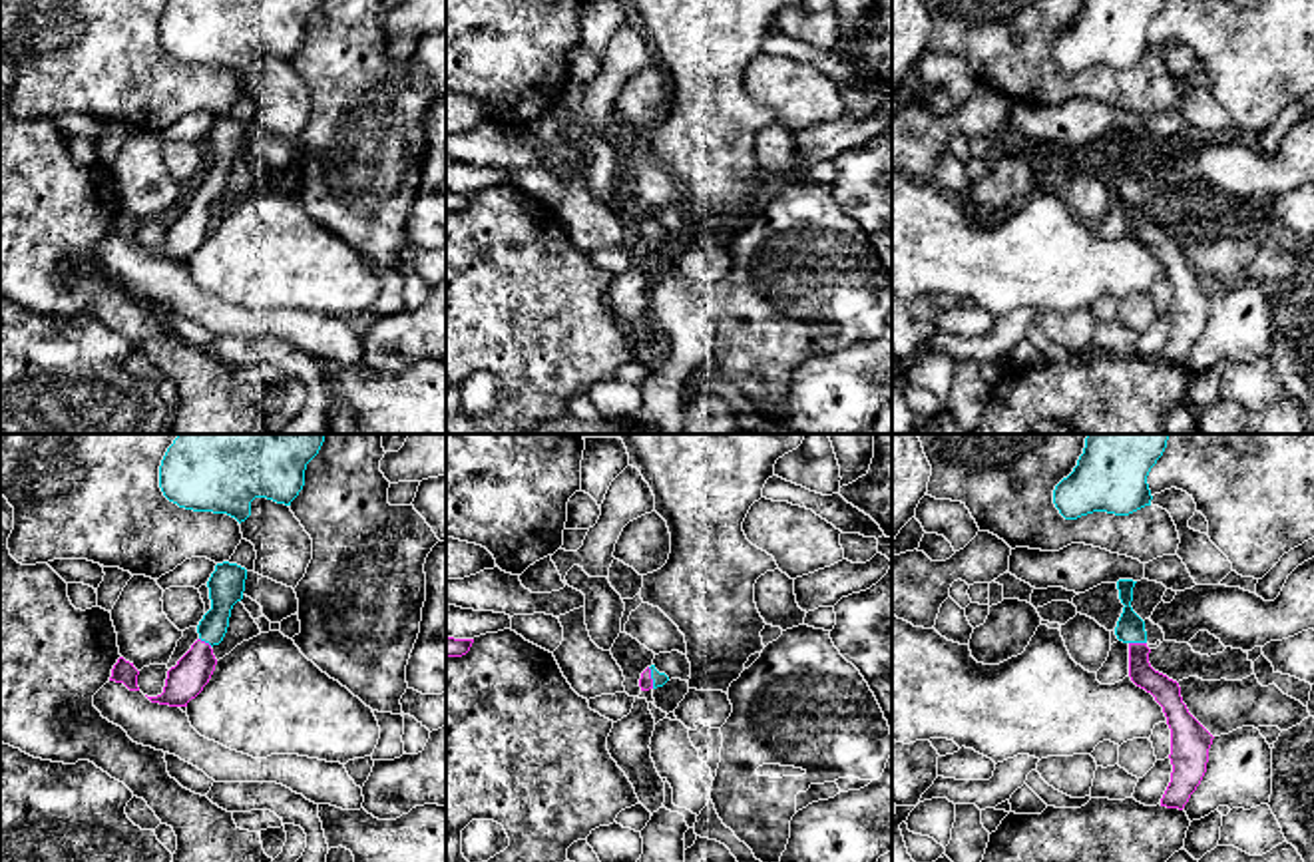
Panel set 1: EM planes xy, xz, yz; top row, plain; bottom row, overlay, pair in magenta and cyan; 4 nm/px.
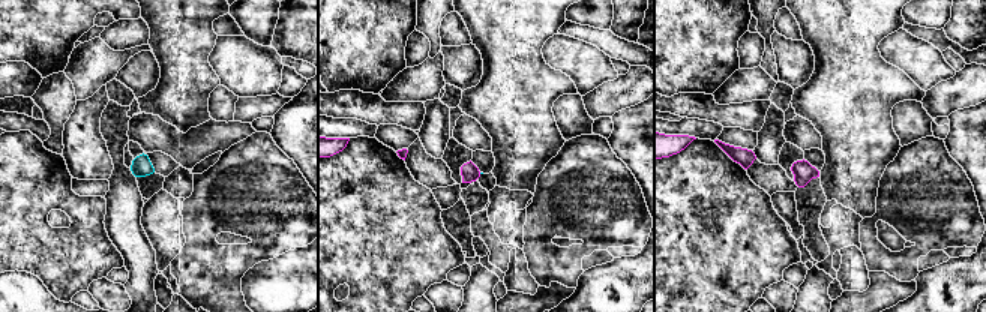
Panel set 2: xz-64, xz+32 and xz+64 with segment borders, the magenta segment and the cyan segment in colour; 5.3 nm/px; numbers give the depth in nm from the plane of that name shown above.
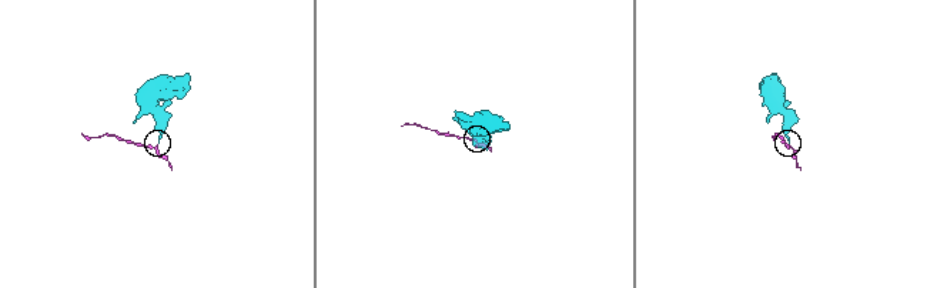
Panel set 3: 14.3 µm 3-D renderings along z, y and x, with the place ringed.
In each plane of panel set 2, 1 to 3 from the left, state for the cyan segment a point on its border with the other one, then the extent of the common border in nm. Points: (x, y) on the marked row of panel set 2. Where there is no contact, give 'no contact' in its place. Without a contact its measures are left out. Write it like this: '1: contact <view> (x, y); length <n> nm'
1: no contact
2: no contact
3: no contact

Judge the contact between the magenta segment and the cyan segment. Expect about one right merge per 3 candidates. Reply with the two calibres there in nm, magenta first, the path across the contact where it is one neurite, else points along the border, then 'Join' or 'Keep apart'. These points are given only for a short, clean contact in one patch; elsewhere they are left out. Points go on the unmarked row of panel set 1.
Thickness 60 nm (magenta) against 60 nm. Path across: xz (646, 235), (650, 231), (659, 233). Join

